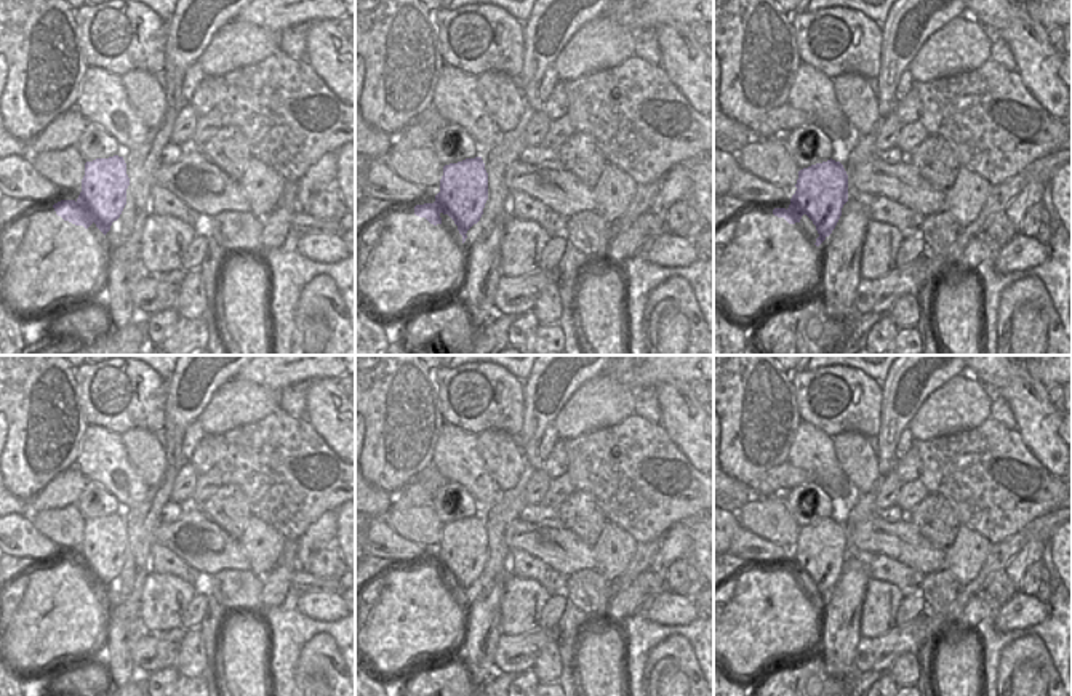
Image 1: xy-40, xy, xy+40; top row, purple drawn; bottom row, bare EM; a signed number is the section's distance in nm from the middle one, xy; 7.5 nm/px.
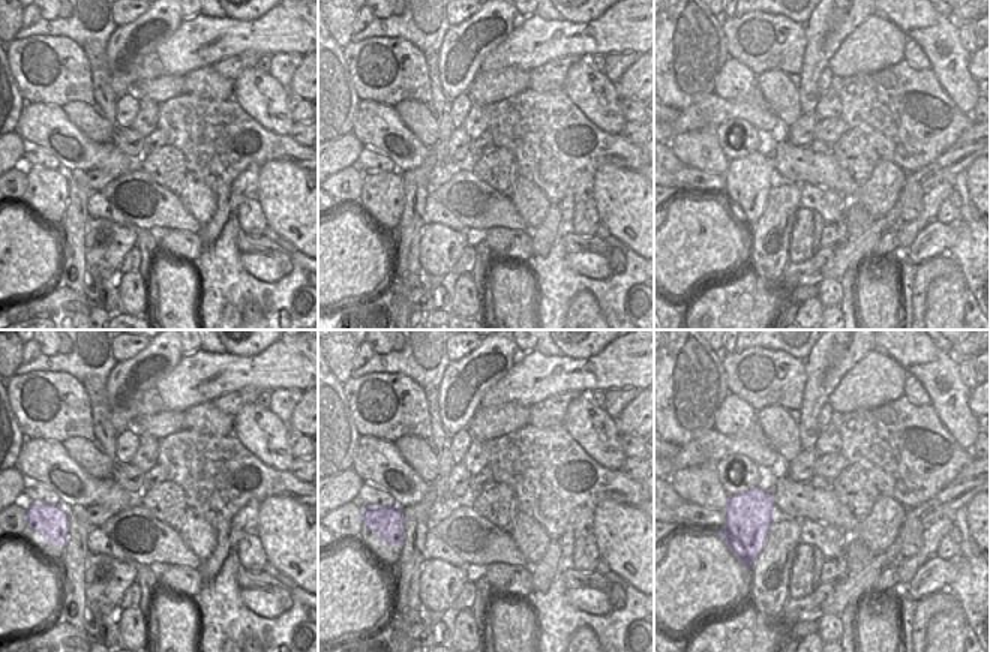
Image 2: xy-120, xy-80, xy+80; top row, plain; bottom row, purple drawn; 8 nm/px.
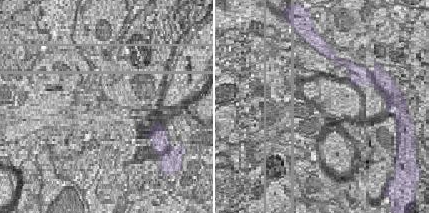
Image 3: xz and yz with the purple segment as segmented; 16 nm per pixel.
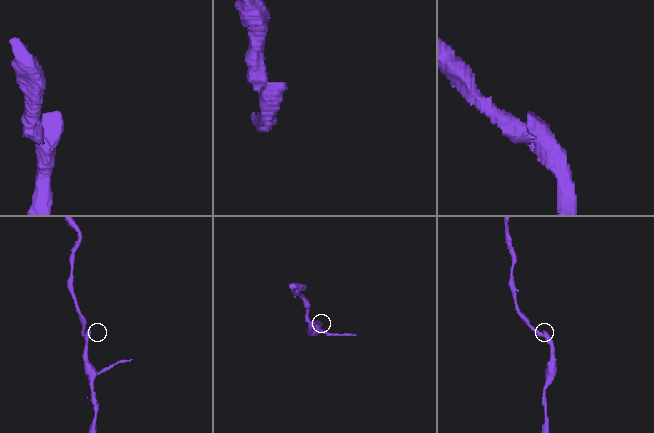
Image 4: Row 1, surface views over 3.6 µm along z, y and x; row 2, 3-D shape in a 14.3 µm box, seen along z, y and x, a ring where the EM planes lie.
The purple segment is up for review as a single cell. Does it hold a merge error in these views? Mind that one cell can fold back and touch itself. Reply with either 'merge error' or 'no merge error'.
no merge error

